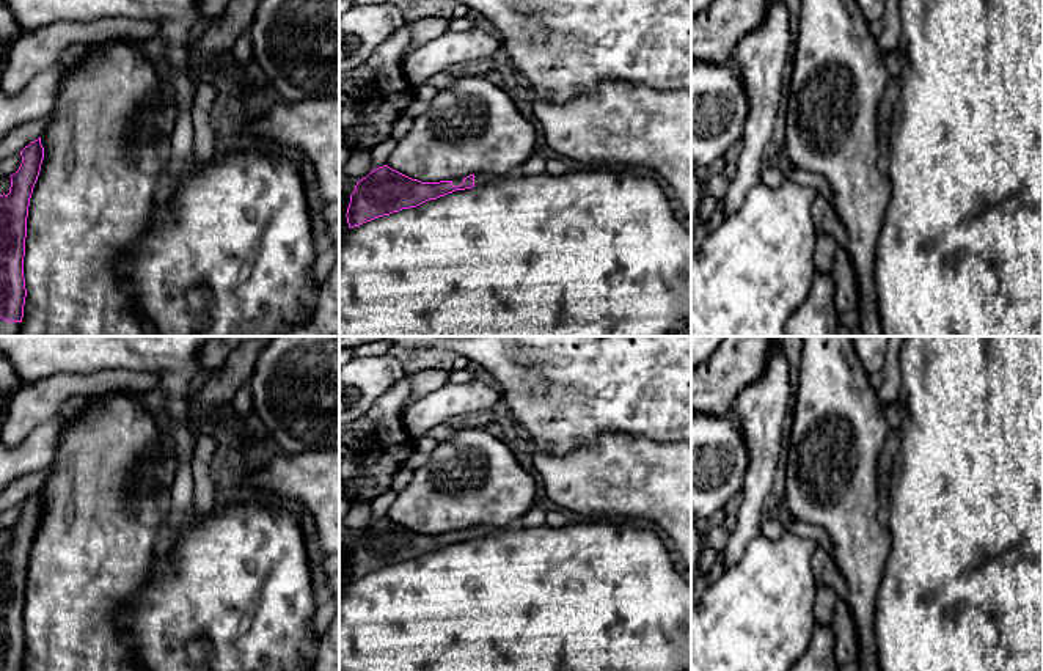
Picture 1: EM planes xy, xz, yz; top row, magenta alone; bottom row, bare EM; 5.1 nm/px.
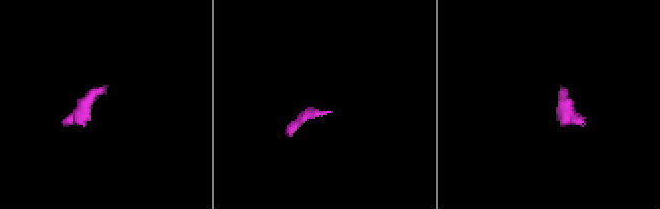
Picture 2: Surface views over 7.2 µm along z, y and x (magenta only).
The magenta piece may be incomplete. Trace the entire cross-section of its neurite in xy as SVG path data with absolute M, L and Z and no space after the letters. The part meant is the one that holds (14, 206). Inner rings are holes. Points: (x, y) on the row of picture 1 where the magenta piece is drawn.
M41 137L20 151L22 163L11 174L8 195L0 195L0 336L17 336L27 297L24 256L27 217L44 148Z

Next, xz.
M383 165L357 182L346 214L347 223L349 228L360 226L374 218L416 207L456 190L498 182L503 178L496 173L476 173L452 181L421 182Z

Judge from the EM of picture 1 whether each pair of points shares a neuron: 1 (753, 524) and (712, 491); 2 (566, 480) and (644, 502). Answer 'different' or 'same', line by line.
1: different
2: same

